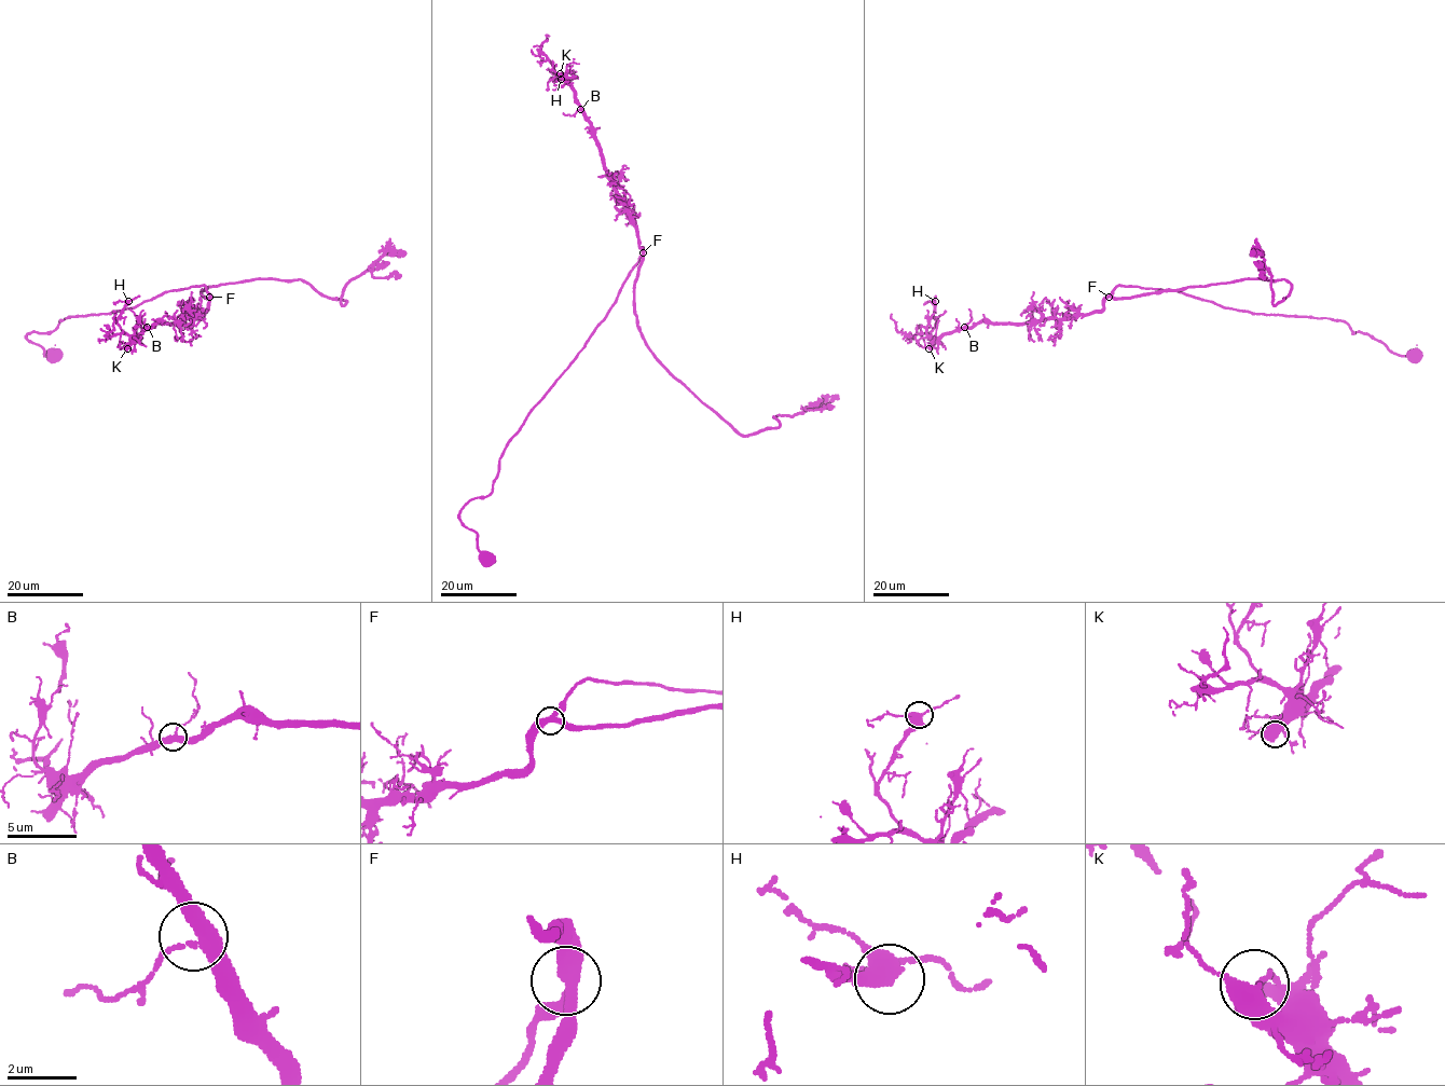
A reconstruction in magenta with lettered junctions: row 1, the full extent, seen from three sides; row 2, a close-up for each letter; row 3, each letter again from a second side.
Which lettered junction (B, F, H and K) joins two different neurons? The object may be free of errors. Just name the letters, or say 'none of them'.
none of them

